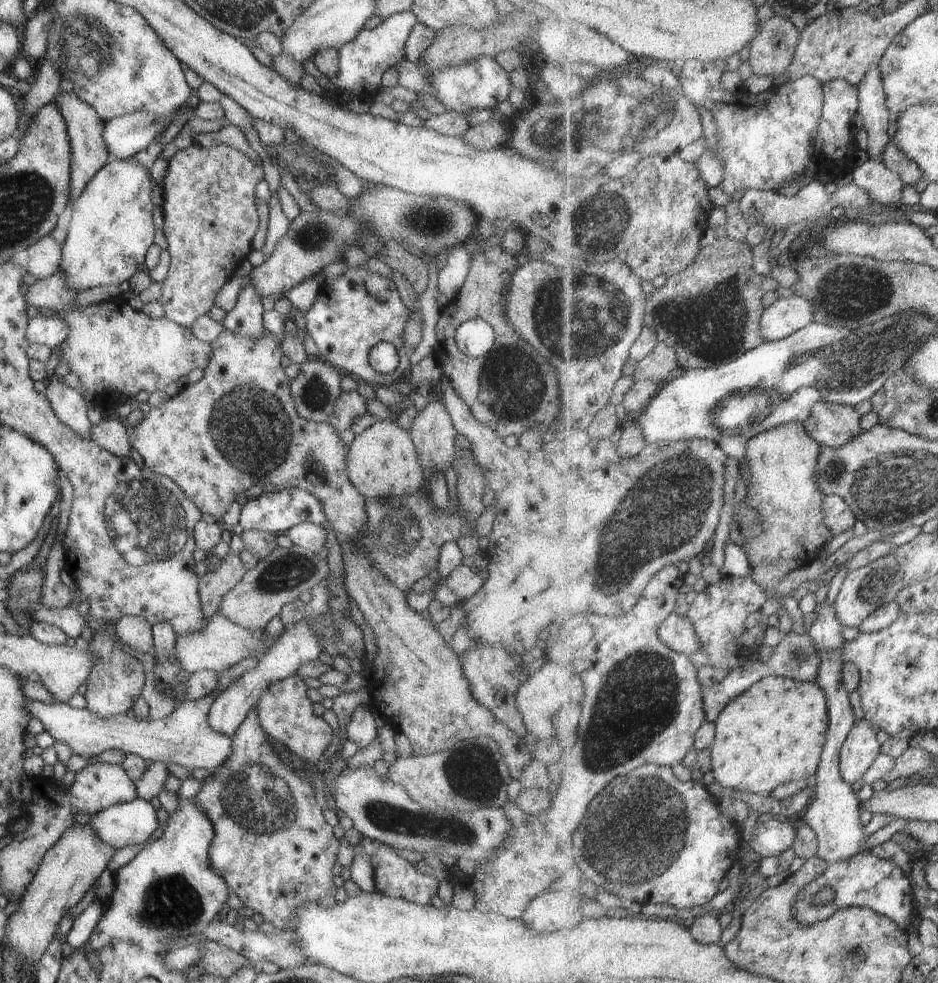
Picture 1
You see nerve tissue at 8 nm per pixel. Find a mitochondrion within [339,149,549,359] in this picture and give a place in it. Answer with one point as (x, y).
(429, 222)

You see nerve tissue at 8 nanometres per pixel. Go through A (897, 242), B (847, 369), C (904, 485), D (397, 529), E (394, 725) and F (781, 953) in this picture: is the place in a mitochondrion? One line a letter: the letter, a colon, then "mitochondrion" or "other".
A: mitochondrion
B: mitochondrion
C: mitochondrion
D: mitochondrion
E: other
F: other

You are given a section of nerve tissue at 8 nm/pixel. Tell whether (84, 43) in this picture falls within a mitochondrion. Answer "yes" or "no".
yes

